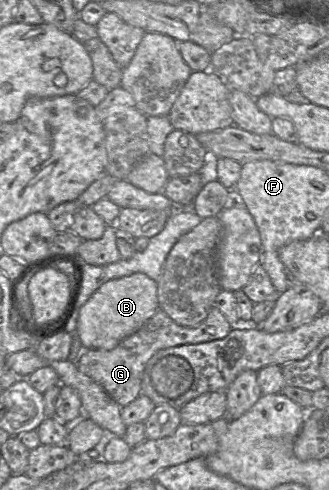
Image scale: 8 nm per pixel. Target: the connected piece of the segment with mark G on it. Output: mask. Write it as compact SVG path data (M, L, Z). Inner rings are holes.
M211 307L205 320L196 327L186 327L177 324L163 310L158 309L153 317L151 317L138 331L122 340L112 350L102 349L84 349L77 357L76 364L78 369L85 375L92 378L100 384L102 388L121 406L126 406L135 400L141 394L141 381L147 362L151 357L161 349L174 347L184 344L198 344L209 342L217 339L223 339L232 330L232 326L225 316L216 307Z

